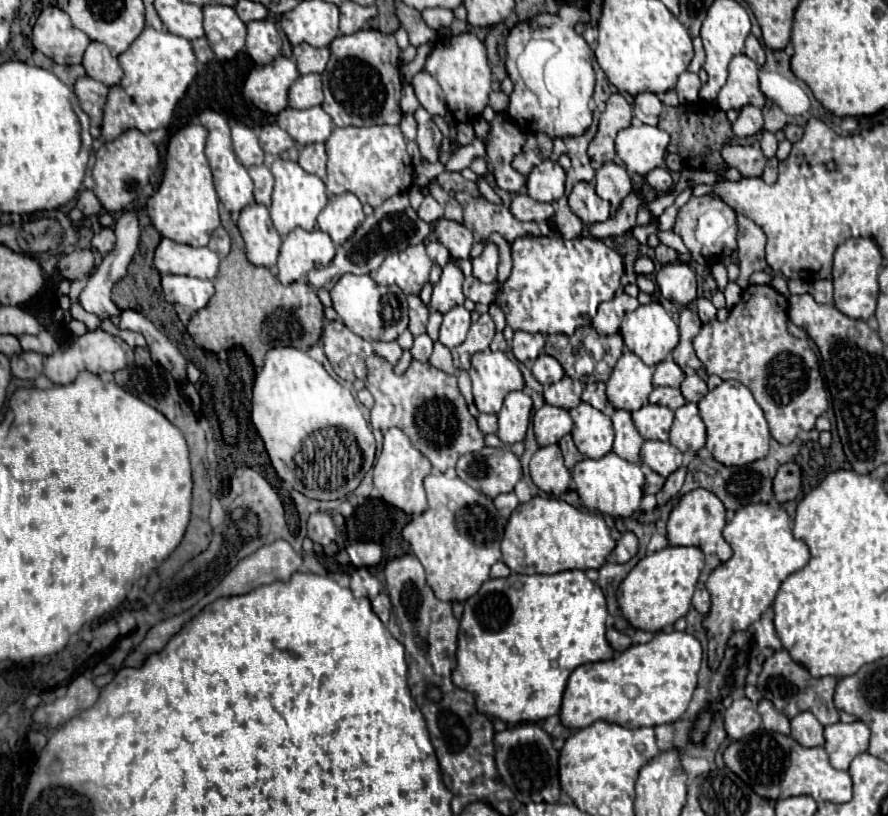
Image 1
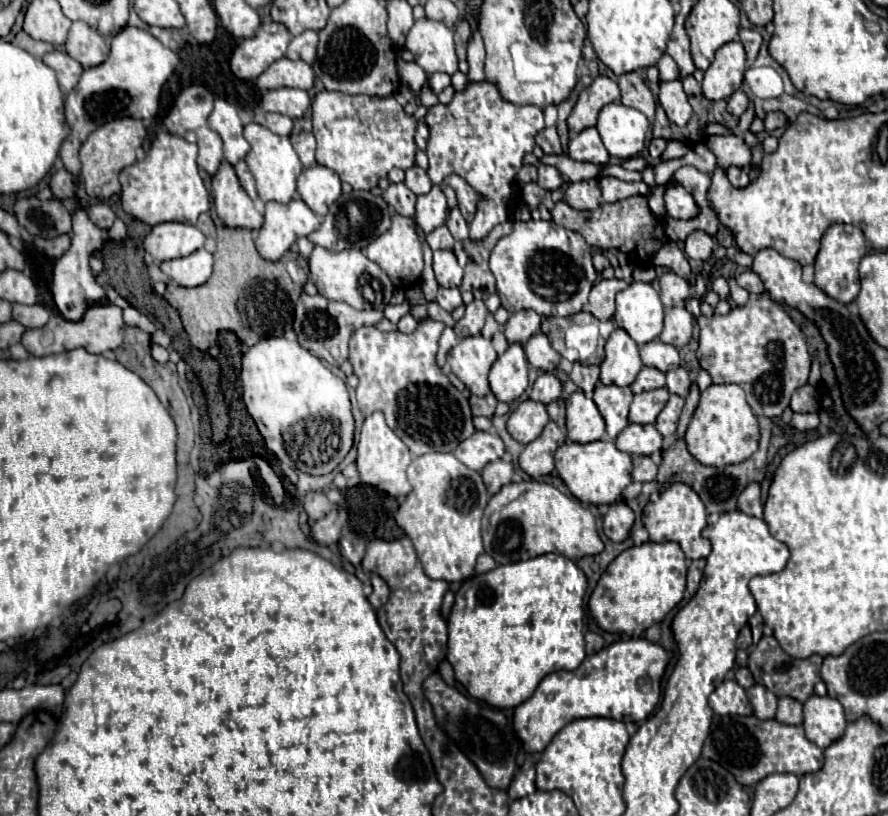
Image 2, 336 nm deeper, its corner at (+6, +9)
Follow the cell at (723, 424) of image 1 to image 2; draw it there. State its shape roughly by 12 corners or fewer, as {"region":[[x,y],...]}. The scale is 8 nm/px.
{"region":[[738,384],[708,386],[688,452],[728,466],[758,450],[756,414]]}

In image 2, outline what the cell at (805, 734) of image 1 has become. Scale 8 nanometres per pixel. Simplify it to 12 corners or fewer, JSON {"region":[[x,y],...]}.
{"region":[[780,698],[776,720],[802,724],[802,704]]}

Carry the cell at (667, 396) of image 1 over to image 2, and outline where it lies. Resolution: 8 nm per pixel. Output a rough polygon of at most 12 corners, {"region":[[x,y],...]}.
{"region":[[644,366],[630,384],[634,394],[666,386],[664,374]]}

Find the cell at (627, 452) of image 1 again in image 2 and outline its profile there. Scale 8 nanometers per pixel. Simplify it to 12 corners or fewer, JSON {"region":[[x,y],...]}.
{"region":[[598,382],[594,402],[616,438],[628,426],[632,392]]}

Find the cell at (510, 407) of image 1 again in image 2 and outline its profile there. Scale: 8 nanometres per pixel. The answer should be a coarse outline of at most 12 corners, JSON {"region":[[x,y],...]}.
{"region":[[508,344],[492,364],[488,380],[500,402],[528,388],[522,344]]}

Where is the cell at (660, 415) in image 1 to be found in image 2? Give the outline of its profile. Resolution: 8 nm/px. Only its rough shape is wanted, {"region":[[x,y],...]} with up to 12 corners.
{"region":[[668,388],[634,396],[630,422],[654,424],[668,402]]}

